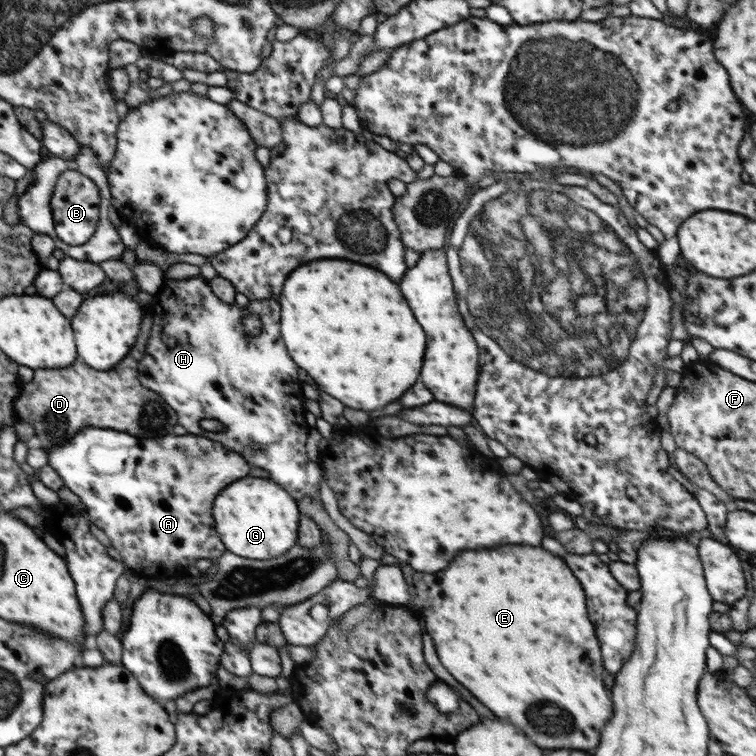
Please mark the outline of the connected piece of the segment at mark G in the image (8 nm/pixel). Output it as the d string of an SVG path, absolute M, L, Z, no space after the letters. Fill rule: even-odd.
M242 478L226 486L214 498L214 529L224 543L225 551L252 560L271 560L291 550L298 542L301 513L288 491L266 478Z

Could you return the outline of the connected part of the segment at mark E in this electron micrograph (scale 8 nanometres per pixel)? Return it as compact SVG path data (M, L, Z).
M500 546L500 548L492 548L492 550L484 548L484 550L462 552L454 558L454 562L450 562L450 566L446 570L440 570L438 574L420 574L408 564L398 567L402 569L406 579L412 603L417 606L417 610L422 608L422 614L424 614L426 626L428 626L426 632L430 632L430 636L434 638L434 646L436 646L437 655L444 668L456 680L460 680L460 684L464 684L486 708L498 718L504 718L510 724L514 724L518 730L522 730L538 748L590 750L590 748L598 746L602 728L606 726L606 722L610 720L610 714L614 710L612 700L608 696L608 686L606 686L610 680L604 670L604 659L600 652L600 642L596 638L596 630L588 618L584 587L582 587L582 583L578 582L578 578L574 578L572 570L564 564L564 560L560 560L558 556L554 556L542 548L534 548L534 546Z

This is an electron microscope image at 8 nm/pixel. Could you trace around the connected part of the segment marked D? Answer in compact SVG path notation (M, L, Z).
M150 312L144 316L143 322L136 346L114 370L98 372L84 362L74 362L74 366L68 366L66 370L36 369L31 381L22 384L15 408L19 418L33 426L35 436L41 442L40 448L50 450L62 446L84 426L126 430L128 434L145 439L156 439L156 436L172 432L178 422L174 410L170 410L158 394L138 382L138 364L144 358L152 328Z

